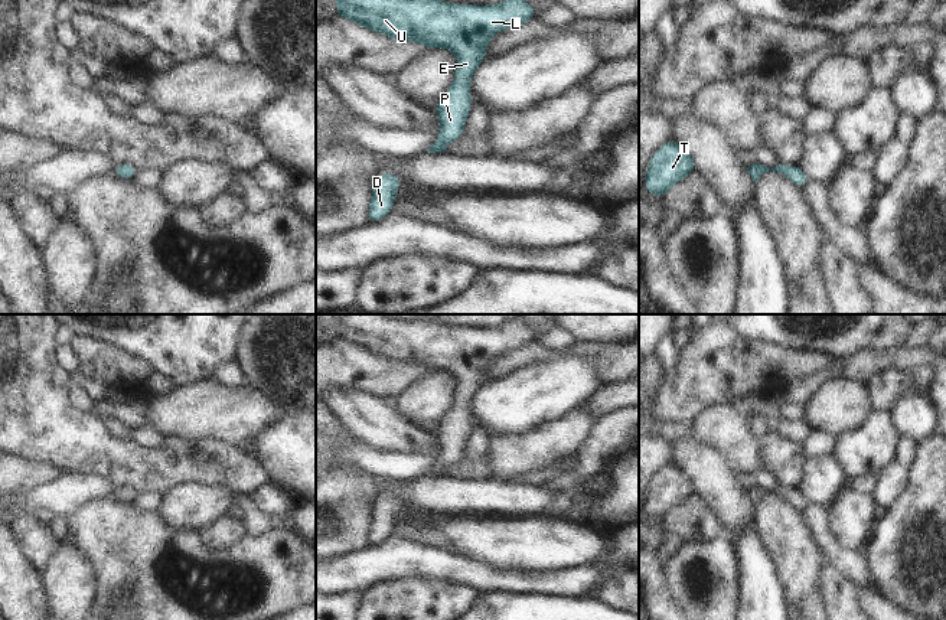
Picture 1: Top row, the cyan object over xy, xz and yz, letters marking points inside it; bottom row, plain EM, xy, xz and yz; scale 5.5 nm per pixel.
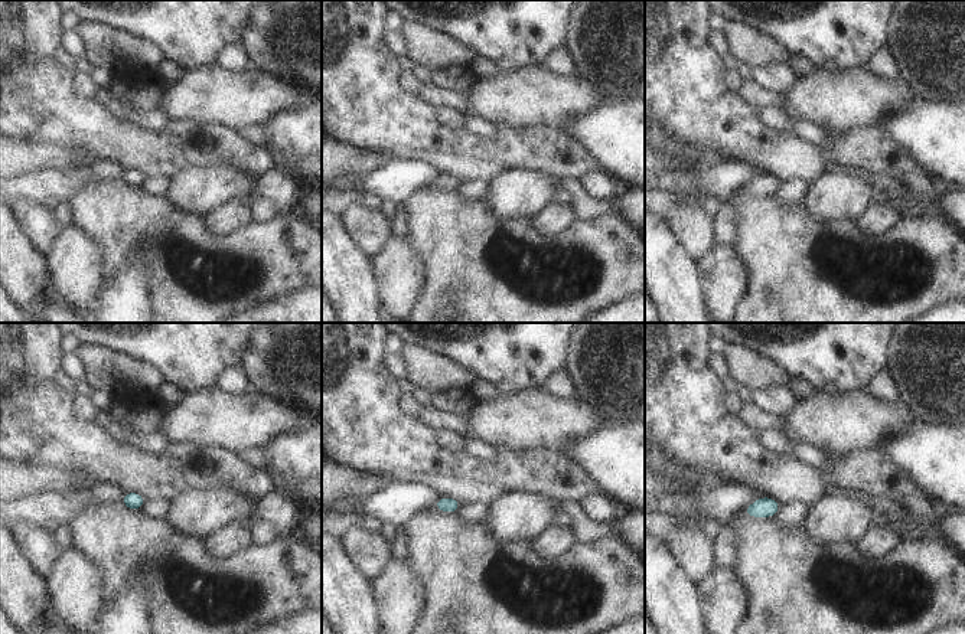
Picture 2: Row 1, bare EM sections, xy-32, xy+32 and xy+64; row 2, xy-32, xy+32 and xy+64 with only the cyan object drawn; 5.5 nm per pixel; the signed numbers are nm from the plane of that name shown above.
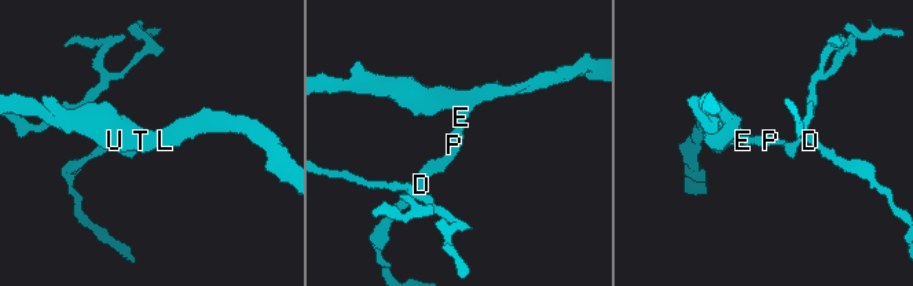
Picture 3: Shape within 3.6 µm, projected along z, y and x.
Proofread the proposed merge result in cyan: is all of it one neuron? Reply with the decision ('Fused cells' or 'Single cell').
Single cell

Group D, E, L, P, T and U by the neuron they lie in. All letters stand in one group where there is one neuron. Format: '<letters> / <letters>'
D E L P T U

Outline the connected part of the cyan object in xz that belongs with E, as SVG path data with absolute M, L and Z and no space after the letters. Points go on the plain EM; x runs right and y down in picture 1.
M337 314L336 329L336 339L391 363L446 371L459 379L454 404L434 431L441 450L428 476L444 476L446 469L461 459L472 430L470 401L485 384L490 360L535 340L535 332L522 317L498 327L474 329L423 319L394 322L381 314Z

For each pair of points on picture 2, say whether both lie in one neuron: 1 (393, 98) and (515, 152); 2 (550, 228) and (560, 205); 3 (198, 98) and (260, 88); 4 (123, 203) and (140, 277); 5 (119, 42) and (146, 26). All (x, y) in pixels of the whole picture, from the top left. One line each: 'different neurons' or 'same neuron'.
1: same neuron
2: same neuron
3: same neuron
4: different neurons
5: different neurons

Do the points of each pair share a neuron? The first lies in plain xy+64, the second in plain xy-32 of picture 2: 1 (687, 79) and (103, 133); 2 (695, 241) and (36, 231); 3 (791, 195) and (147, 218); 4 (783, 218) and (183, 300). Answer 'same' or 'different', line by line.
1: same
2: same
3: different
4: same

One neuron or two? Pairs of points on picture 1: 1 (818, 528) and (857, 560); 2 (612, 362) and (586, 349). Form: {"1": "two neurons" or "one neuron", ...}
{"1": "one neuron", "2": "one neuron"}

